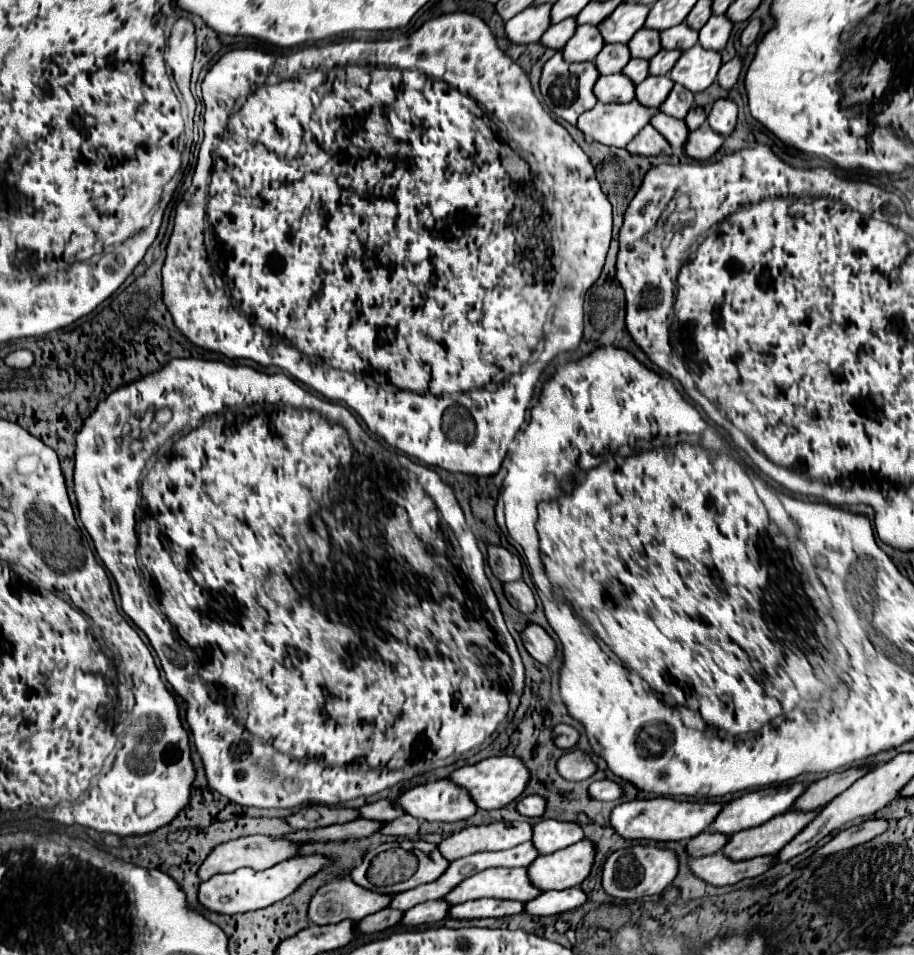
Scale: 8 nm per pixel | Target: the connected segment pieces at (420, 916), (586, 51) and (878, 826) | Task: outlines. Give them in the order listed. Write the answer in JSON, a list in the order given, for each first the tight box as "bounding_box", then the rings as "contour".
[{"bounding_box":[402,900,450,926],"contour":[[[436,900],[436,902],[424,902],[420,906],[410,908],[410,912],[404,916],[402,924],[408,926],[418,926],[418,924],[426,924],[426,922],[440,922],[448,916],[450,912],[450,904],[446,904],[446,900]]]},{"bounding_box":[562,26,604,62],"contour":[[[578,26],[576,34],[568,40],[562,54],[566,62],[584,62],[594,60],[604,46],[604,38],[600,38],[600,30],[596,26]]]},{"bounding_box":[812,818,890,858],"contour":[[[872,818],[872,820],[866,820],[862,824],[854,824],[846,830],[842,830],[838,836],[834,836],[824,848],[820,848],[812,858],[816,856],[822,856],[822,854],[832,854],[832,852],[840,852],[840,850],[846,850],[846,848],[852,848],[852,846],[858,846],[858,844],[864,844],[880,834],[884,834],[888,830],[890,822],[886,818]]]}]

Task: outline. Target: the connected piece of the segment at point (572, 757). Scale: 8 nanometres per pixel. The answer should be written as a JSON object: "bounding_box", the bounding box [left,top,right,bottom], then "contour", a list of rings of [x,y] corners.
{"bounding_box":[558,748,596,782],"contour":[[[576,748],[576,750],[564,754],[558,760],[558,772],[566,780],[580,782],[580,780],[586,780],[586,778],[590,778],[590,776],[596,774],[596,764],[594,764],[594,760],[586,752],[582,752],[582,750]]]}

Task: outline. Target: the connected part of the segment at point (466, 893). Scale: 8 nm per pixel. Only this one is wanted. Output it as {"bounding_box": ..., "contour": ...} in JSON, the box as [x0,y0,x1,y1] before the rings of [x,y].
{"bounding_box":[446,868,540,904],"contour":[[[488,868],[460,882],[446,900],[460,904],[478,898],[508,898],[528,902],[540,896],[540,888],[528,880],[528,868]]]}

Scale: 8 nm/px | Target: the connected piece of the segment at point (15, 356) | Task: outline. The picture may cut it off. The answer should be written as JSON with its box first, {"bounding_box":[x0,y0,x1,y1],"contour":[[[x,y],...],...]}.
{"bounding_box":[6,350,34,368],"contour":[[[16,350],[6,356],[6,364],[12,368],[30,368],[34,364],[34,354],[30,350]]]}

